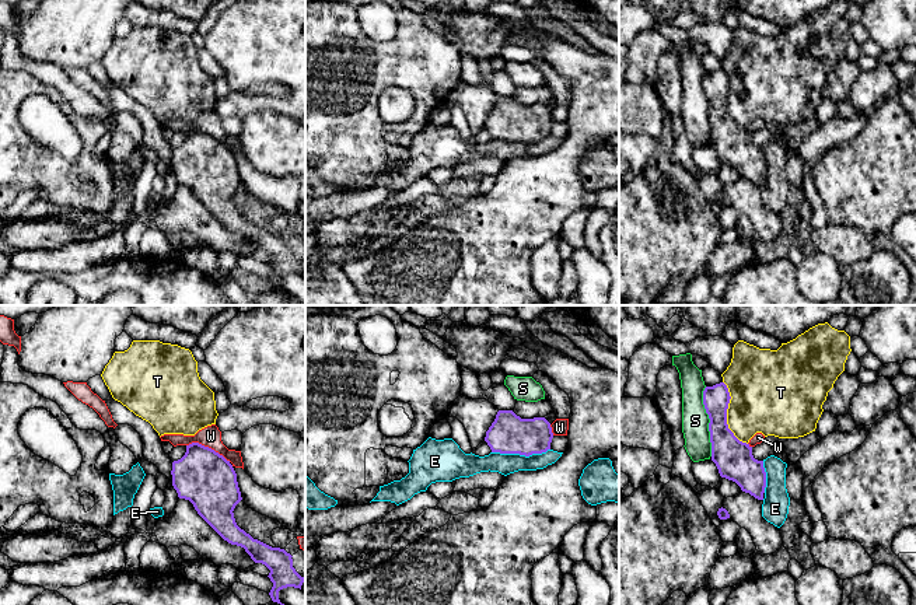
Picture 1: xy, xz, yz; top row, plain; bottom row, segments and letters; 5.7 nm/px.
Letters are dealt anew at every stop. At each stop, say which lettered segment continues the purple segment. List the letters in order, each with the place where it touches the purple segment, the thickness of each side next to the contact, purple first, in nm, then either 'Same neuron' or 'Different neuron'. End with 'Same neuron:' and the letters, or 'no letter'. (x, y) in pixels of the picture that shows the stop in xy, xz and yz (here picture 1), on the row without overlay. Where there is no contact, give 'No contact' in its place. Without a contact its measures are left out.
E: Touches purple at xz (520, 140). Thickness 220 nm (purple) against 120 nm. Different neuron
S: Touches purple at yz (710, 108). Thickness 220 nm (purple) against 160 nm. Different neuron
T: Touches purple at yz (726, 101). Thickness 200 nm (purple) against 400 nm. Different neuron
W: Touches purple at xy (207, 133). Thickness 320 nm (purple) against 120 nm. Different neuron
Same neuron: no letter

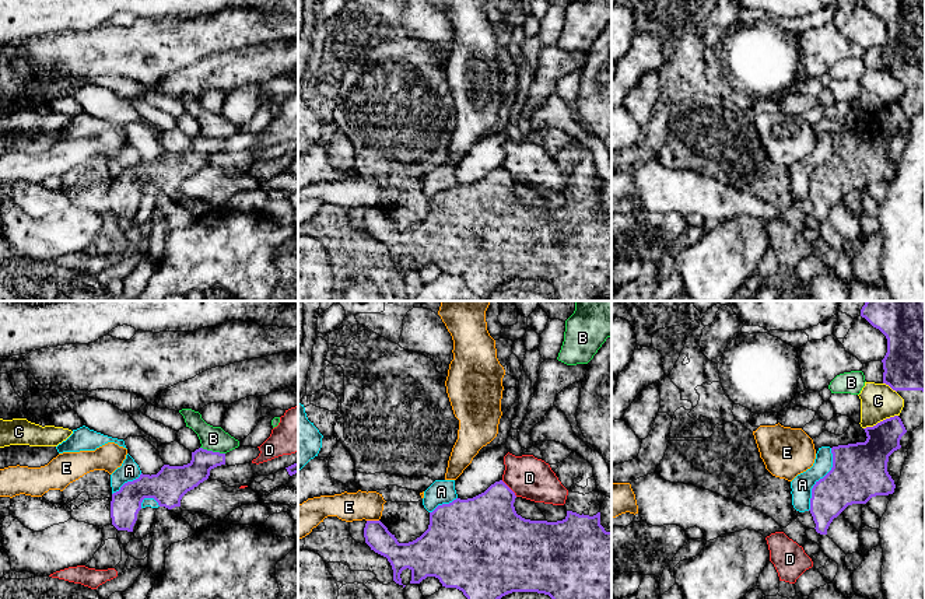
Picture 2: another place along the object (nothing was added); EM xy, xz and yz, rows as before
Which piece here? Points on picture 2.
A: Touches purple at yz (820, 165). Thickness 320 nm (purple) against 120 nm. Different neuron
B: Touches purple at xy (212, 137). Thickness 160 nm (purple) against 140 nm. Different neuron
C: Touches purple at yz (880, 108). Thickness 240 nm (purple) against 200 nm. Different neuron
D: Touches purple at xz (510, 175). Thickness 360 nm (purple) against 240 nm. Different neuron
E: Touches purple at xz (372, 207). Thickness 150 nm (purple) against 170 nm. Different neuron
Same neuron: no letter

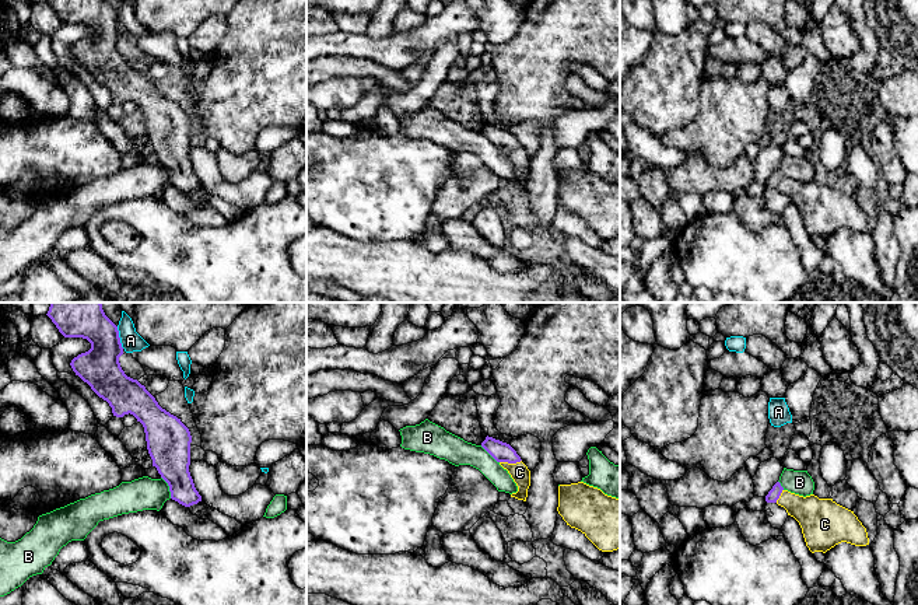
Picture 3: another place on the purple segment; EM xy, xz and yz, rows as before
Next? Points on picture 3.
A: Touches purple at xy (119, 24). Thickness 240 nm (purple) against 120 nm. Different neuron
B: Touches purple at xy (170, 174). Thickness 240 nm (purple) against 190 nm. Different neuron
C: Touches purple at xz (510, 149). Thickness 110 nm (purple) against 110 nm. Same neuron
Same neuron: C

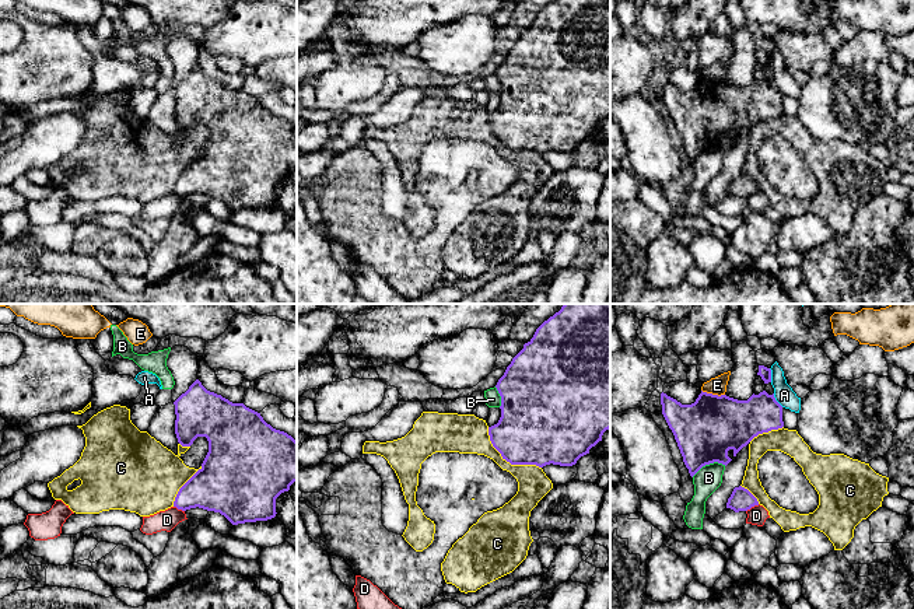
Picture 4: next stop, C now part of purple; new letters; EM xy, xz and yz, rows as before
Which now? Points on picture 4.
A: Touches purple at yz (770, 62). Thickness 70 nm (purple) against 110 nm. Different neuron
B: Touches purple at yz (708, 150). Thickness 360 nm (purple) against 150 nm. Different neuron
C: Touches purple at xz (507, 147). Thickness 420 nm (purple) against 190 nm. Different neuron
D: Touches purple at yz (752, 192). Thickness 130 nm (purple) against 110 nm. Different neuron
E: Touches purple at yz (711, 80). Thickness 360 nm (purple) against 100 nm. Different neuron
Same neuron: no letter

